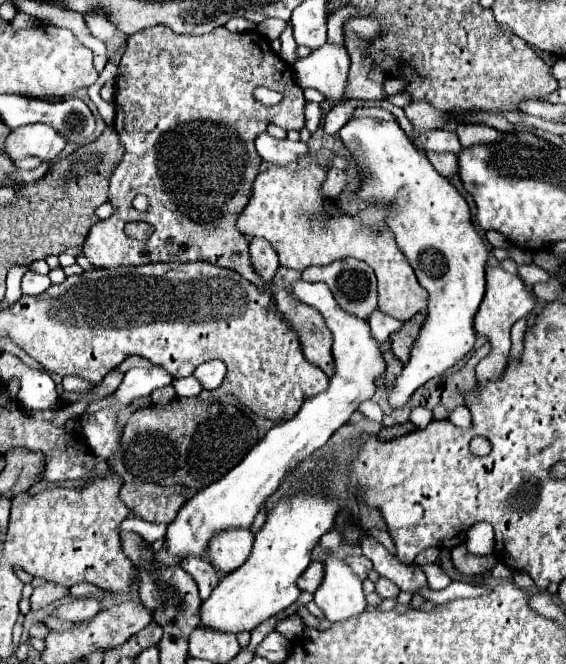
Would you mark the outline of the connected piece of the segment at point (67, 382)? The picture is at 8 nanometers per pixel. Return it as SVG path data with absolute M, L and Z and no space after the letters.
M64 377L62 385L64 385L64 391L76 391L76 393L84 393L84 391L92 389L92 383L88 383L80 377Z

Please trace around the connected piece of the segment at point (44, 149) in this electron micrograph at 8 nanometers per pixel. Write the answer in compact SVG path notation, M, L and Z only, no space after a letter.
M44 123L22 125L20 129L12 129L8 135L8 155L14 161L24 157L50 161L64 149L64 145L64 137Z

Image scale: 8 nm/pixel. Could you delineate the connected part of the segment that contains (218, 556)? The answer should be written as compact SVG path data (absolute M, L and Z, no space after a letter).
M232 529L216 533L210 539L208 555L212 555L212 565L222 573L232 573L238 569L252 549L254 535L250 529Z

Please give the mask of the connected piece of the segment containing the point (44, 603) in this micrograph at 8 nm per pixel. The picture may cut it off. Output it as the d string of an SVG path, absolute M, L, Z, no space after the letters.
M46 583L42 587L36 587L32 597L30 597L30 603L32 603L32 611L36 609L42 609L42 607L48 607L50 603L62 599L62 587L56 585L56 583Z

